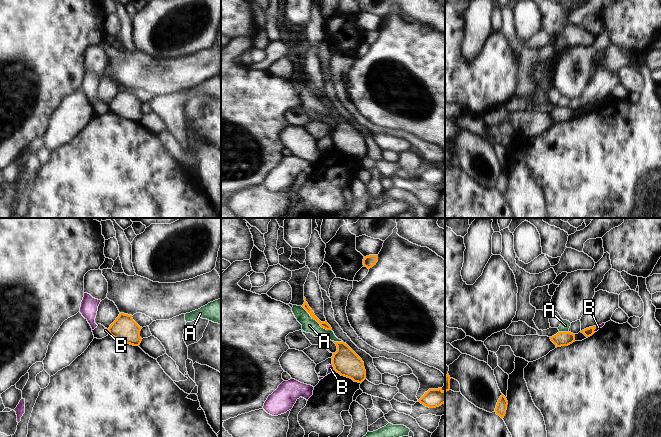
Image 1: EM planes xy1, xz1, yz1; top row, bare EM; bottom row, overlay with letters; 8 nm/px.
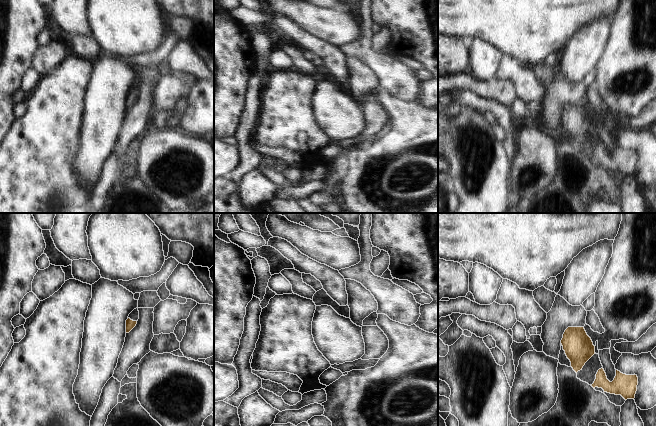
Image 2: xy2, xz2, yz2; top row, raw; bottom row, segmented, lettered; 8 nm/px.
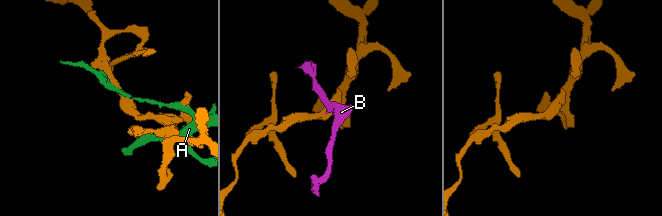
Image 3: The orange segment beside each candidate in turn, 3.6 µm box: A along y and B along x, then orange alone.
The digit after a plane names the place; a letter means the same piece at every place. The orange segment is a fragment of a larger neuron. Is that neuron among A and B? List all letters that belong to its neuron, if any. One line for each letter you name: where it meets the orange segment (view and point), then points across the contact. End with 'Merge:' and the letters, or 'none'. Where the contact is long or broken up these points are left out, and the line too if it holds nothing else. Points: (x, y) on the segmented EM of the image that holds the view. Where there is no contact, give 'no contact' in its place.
Merge: none

